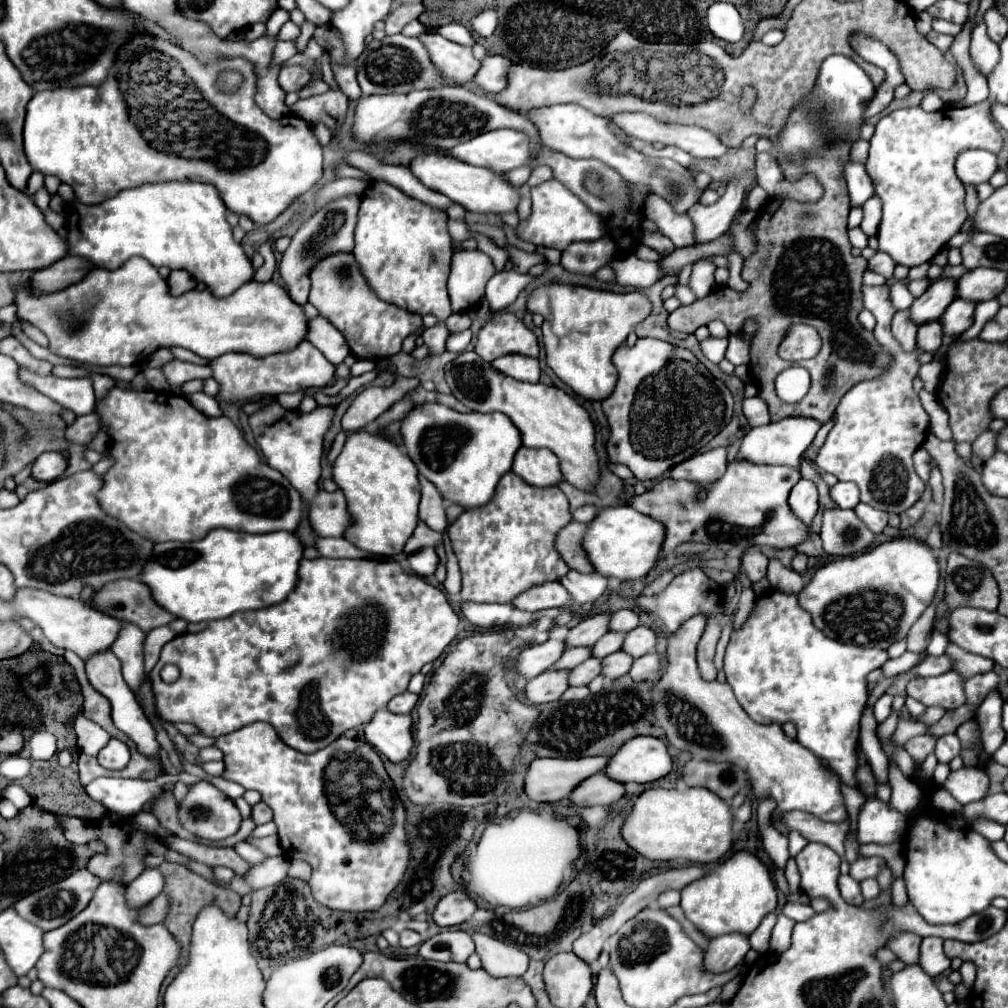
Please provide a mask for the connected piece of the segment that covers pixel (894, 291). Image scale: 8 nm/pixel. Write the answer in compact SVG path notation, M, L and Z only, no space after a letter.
M895 283L895 285L891 287L891 299L893 299L893 305L897 305L899 309L907 309L909 303L911 303L915 297L907 291L907 285Z

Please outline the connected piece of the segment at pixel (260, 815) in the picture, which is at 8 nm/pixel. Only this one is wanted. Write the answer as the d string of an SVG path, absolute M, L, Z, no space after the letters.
M259 801L257 805L253 805L251 819L255 821L255 825L263 825L263 823L267 823L267 821L273 819L273 813L271 813L271 809L263 801Z

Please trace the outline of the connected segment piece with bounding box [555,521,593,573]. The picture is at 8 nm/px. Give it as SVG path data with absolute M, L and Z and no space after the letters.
M567 523L555 539L555 549L561 555L561 559L569 565L569 569L575 569L579 573L591 573L593 567L585 561L583 565L583 547L581 547L581 535L585 533L587 525L583 523Z

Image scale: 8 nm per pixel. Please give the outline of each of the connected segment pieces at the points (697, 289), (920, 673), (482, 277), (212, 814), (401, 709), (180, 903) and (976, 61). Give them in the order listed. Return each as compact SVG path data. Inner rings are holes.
M695 261L693 265L693 273L691 273L691 279L689 279L689 289L695 293L695 297L705 297L713 291L715 287L715 279L713 279L713 271L715 271L715 265L709 263L709 261Z
M945 655L941 657L925 657L923 663L919 663L915 667L915 677L929 677L929 675L941 675L945 671L949 671L951 661L945 659Z
M481 251L453 253L449 273L449 299L453 313L469 311L475 307L485 291L487 281L495 275L495 265L489 255Z
M199 781L195 785L189 785L187 795L179 803L179 823L197 837L203 837L209 841L223 841L239 831L241 815L235 803L223 791L219 791L215 785L207 781Z
M405 691L405 693L397 695L397 697L393 697L393 699L389 701L387 709L393 711L393 713L409 713L409 711L413 709L413 705L417 703L417 699L419 699L419 697L417 697L415 693Z
M163 861L159 867L157 867L163 877L165 877L165 887L163 887L163 893L169 897L169 913L163 921L163 925L169 929L169 933L177 939L179 947L181 947L181 957L185 959L187 955L187 947L189 947L189 939L191 939L191 927L193 927L193 921L195 917L199 915L199 911L207 905L217 905L223 909L225 915L237 915L239 907L241 907L241 897L237 893L229 893L229 891L223 891L221 887L215 887L211 885L209 881L205 881L203 877L195 875L193 871L177 865L177 863L169 863L169 861Z
M979 23L973 29L973 35L971 35L971 59L973 59L973 65L983 75L987 75L997 65L997 43L993 43L989 39L985 23Z

